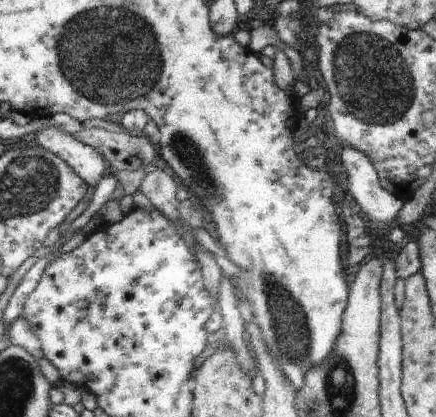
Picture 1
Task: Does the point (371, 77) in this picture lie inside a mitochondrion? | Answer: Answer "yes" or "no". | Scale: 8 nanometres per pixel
yes

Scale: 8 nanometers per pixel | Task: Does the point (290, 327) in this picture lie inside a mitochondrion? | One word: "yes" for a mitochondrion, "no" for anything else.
yes

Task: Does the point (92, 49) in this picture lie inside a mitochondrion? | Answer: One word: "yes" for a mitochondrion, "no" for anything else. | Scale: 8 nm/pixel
yes

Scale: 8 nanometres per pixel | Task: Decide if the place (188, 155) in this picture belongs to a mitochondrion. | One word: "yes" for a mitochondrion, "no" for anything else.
yes

